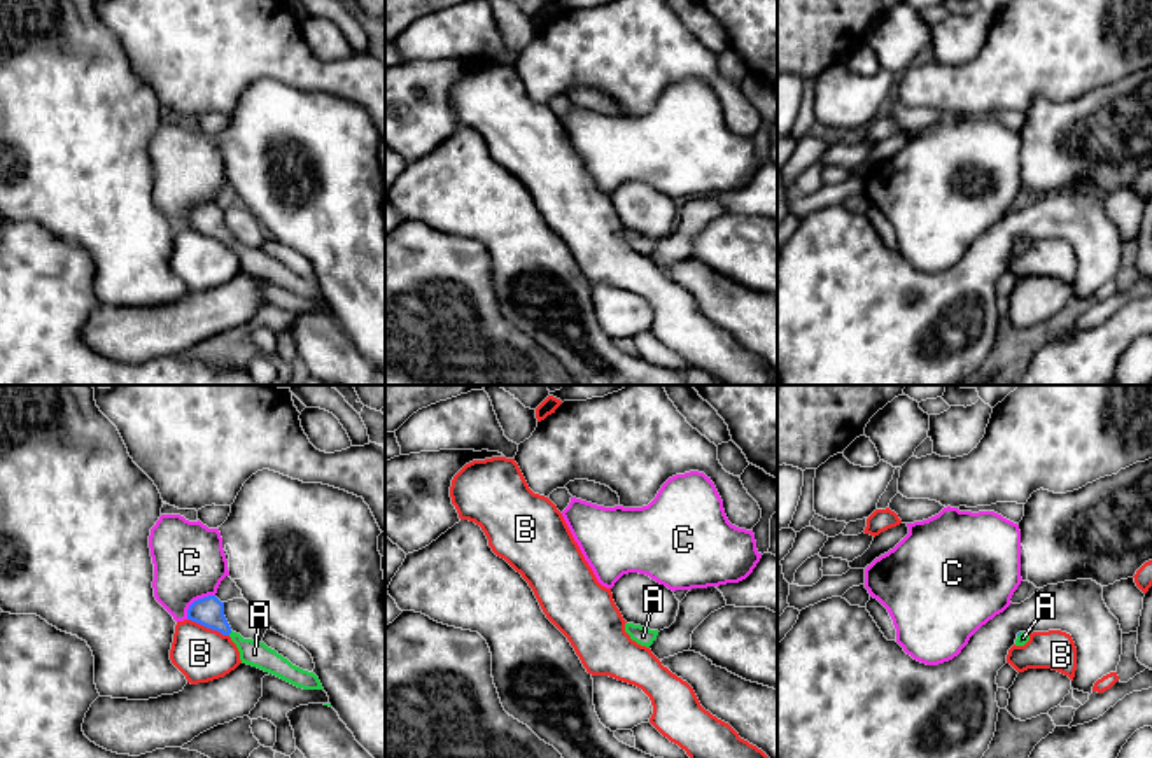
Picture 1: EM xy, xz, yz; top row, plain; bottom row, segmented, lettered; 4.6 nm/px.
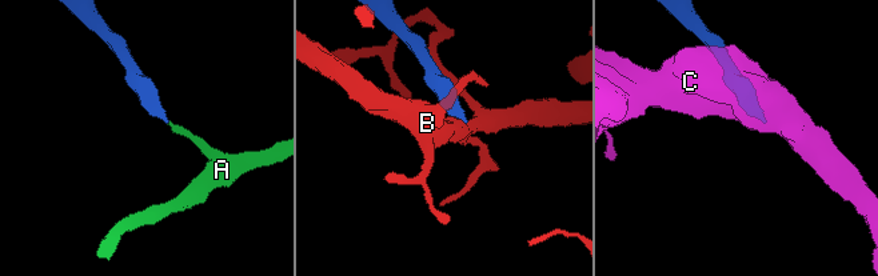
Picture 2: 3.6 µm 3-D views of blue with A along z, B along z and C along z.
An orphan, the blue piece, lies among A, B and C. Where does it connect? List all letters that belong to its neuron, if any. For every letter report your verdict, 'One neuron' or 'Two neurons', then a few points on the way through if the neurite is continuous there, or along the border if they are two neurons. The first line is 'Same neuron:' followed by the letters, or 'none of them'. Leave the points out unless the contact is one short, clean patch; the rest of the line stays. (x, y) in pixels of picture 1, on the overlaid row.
Same neuron: A
A: One neuron. Path across: xy (209, 611), (230, 632), (254, 653)
B: Two neurons
C: Two neurons

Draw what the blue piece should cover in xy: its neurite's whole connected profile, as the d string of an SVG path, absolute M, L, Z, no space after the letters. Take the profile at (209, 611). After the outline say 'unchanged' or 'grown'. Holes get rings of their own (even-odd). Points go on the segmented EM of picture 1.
M215 595L194 600L187 609L187 620L217 630L222 635L229 635L240 651L242 663L257 667L303 690L324 690L313 672L292 665L264 642L243 639L240 634L233 632L224 616L224 602Z | grown

